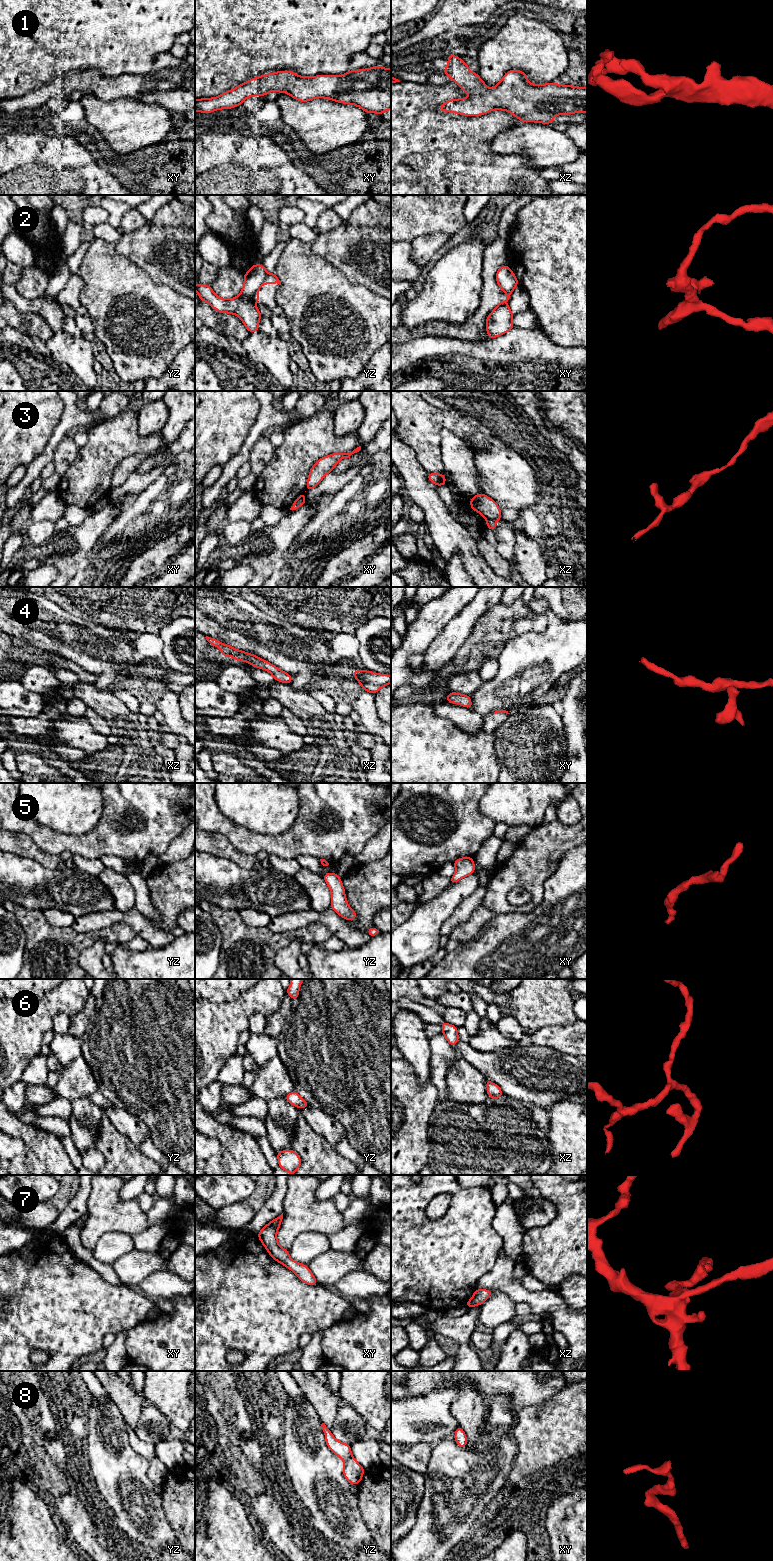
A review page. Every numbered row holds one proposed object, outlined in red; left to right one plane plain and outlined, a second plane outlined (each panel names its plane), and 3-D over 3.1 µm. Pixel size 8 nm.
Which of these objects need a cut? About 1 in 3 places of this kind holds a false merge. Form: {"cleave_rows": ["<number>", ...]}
{"cleave_rows": ["2", "3"]}

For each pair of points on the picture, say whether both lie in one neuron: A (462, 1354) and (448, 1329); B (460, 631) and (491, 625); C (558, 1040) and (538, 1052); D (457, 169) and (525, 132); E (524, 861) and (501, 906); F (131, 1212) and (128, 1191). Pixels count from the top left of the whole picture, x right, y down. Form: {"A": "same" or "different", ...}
{"A": "same", "B": "different", "C": "different", "D": "different", "E": "same", "F": "different"}

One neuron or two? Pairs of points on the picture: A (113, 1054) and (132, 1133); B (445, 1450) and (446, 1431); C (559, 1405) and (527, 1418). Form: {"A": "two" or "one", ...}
{"A": "two", "B": "two", "C": "one"}

